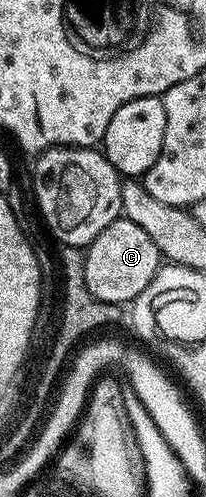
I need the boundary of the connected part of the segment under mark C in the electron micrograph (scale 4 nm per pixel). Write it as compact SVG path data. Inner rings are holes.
M120 219L109 223L97 239L86 246L84 259L84 285L87 296L105 304L126 306L149 287L161 264L157 244L135 223Z

